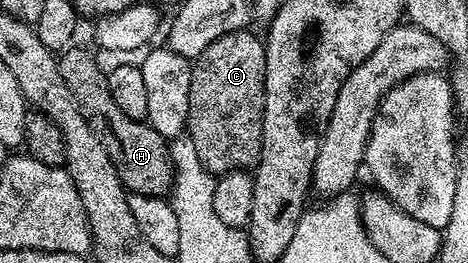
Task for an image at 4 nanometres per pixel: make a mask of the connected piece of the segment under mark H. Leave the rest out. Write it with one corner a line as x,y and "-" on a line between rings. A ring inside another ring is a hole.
72,45
58,56
61,77
65,77
65,85
69,85
69,93
73,93
73,101
77,101
77,109
81,109
81,117
89,121
89,129
97,133
97,141
105,145
105,153
113,161
119,174
119,180
128,192
137,195
166,196
175,182
175,169
171,165
171,148
168,140
157,133
151,124
133,117
125,117
117,105
113,105
113,93
109,93
107,73
98,68
94,50
86,51
80,45

